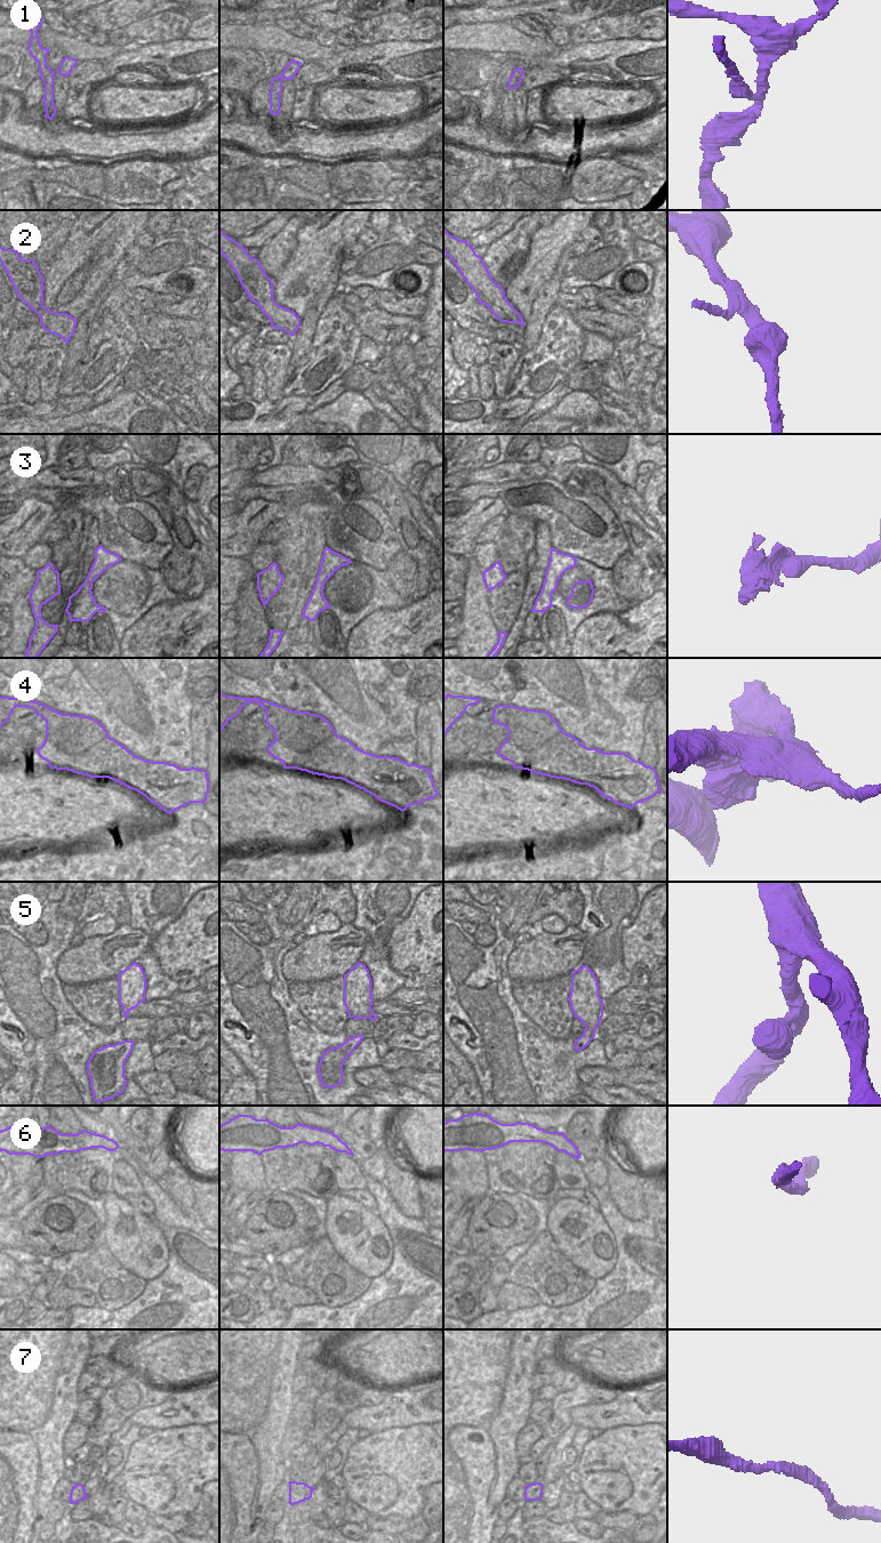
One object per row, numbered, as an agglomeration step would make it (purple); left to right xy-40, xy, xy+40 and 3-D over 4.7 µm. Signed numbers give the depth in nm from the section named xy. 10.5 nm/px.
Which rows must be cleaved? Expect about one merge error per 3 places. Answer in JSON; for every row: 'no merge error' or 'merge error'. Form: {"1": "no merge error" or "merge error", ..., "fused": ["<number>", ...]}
{"1": "merge error", "2": "no merge error", "3": "no merge error", "4": "merge error", "5": "no merge error", "6": "no merge error", "7": "no merge error", "fused": ["1", "4"]}

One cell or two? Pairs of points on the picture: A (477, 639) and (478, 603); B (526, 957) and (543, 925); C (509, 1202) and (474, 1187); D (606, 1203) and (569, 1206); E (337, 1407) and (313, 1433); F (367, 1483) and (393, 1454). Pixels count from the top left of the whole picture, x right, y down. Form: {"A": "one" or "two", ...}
{"A": "one", "B": "two", "C": "two", "D": "two", "E": "one", "F": "one"}

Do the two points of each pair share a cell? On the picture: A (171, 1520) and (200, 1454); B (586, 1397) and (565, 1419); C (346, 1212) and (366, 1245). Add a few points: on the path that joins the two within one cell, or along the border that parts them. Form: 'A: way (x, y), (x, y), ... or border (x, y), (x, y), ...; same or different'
A: border (149, 1512), (184, 1513), (186, 1516); different
B: way (578, 1397), (565, 1411); same
C: way (351, 1220), (351, 1228), (360, 1237); same

